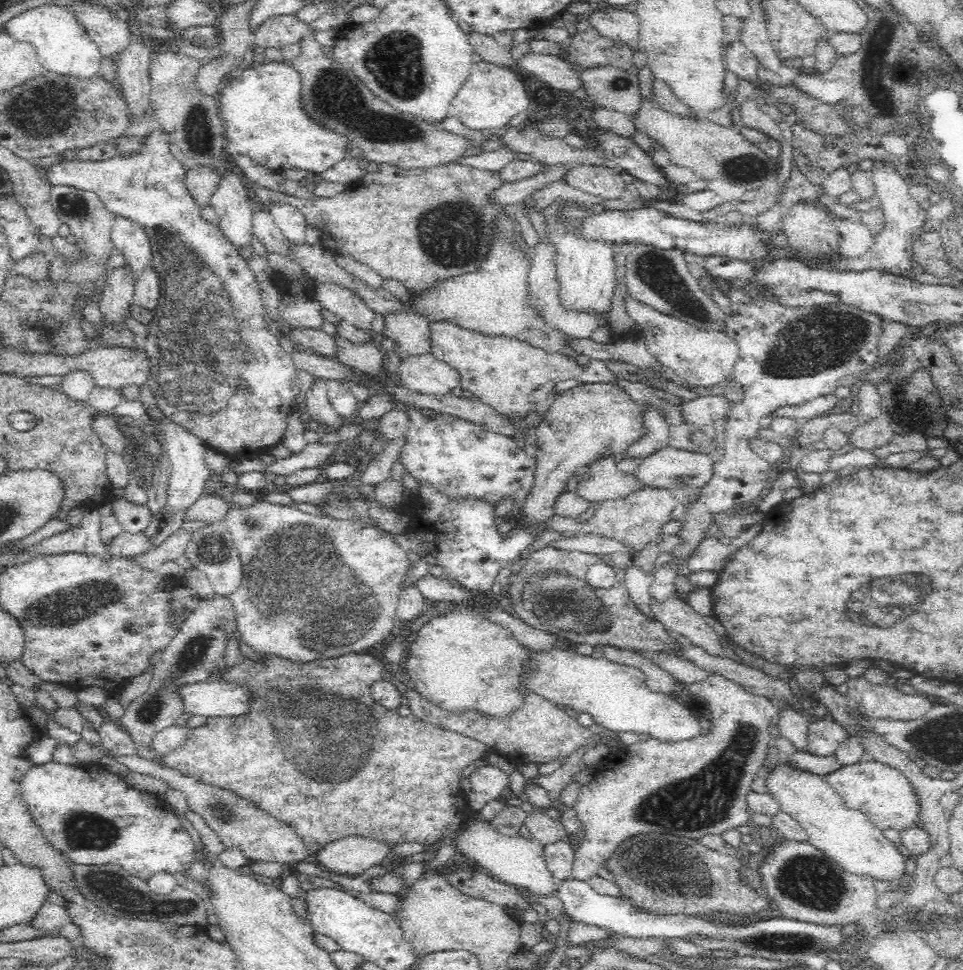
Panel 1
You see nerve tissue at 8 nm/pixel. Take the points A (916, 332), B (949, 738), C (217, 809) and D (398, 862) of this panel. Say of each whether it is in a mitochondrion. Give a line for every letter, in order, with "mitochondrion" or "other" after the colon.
A: other
B: mitochondrion
C: mitochondrion
D: other

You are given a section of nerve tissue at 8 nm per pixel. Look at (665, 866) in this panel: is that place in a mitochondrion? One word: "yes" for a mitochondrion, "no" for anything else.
yes

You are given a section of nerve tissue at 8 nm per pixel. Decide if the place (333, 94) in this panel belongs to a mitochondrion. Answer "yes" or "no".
yes

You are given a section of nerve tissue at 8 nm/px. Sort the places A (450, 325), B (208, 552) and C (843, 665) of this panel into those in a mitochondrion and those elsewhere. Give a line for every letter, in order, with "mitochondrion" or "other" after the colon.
A: other
B: mitochondrion
C: other

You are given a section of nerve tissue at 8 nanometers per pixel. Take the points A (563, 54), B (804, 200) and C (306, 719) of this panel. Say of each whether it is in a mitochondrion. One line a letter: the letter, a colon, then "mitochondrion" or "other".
A: other
B: other
C: mitochondrion

